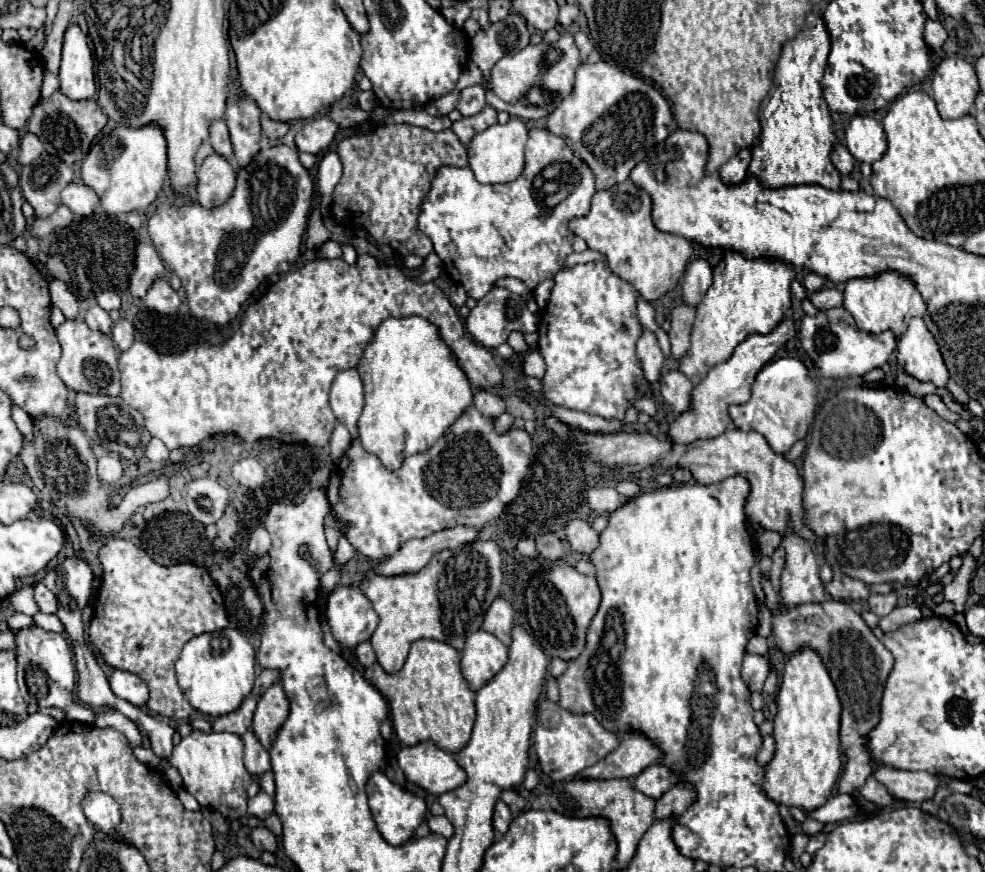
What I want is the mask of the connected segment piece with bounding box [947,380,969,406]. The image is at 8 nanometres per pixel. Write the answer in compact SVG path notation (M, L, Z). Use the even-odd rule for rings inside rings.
M949 380L947 382L947 390L951 392L951 396L959 402L959 404L963 404L963 406L967 406L967 402L969 402L969 396L967 396L967 392L961 388L961 386L957 386L953 380Z

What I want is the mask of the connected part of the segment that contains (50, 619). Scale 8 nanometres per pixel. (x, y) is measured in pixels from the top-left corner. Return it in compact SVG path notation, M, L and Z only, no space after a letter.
M37 612L33 618L35 618L35 624L41 626L41 628L45 628L45 630L51 630L51 632L57 632L57 634L63 634L63 632L65 632L61 620L59 620L55 614Z

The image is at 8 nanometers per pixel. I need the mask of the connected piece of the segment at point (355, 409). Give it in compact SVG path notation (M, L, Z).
M357 368L339 372L329 392L329 406L337 420L349 428L353 438L357 438L357 418L361 416L363 404L363 384Z

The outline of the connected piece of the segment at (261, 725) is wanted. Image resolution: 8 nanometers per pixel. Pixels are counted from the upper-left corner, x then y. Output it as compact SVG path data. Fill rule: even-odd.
M277 682L259 698L251 726L265 748L271 748L277 730L285 722L285 716L289 716L289 700L285 696L285 690Z

